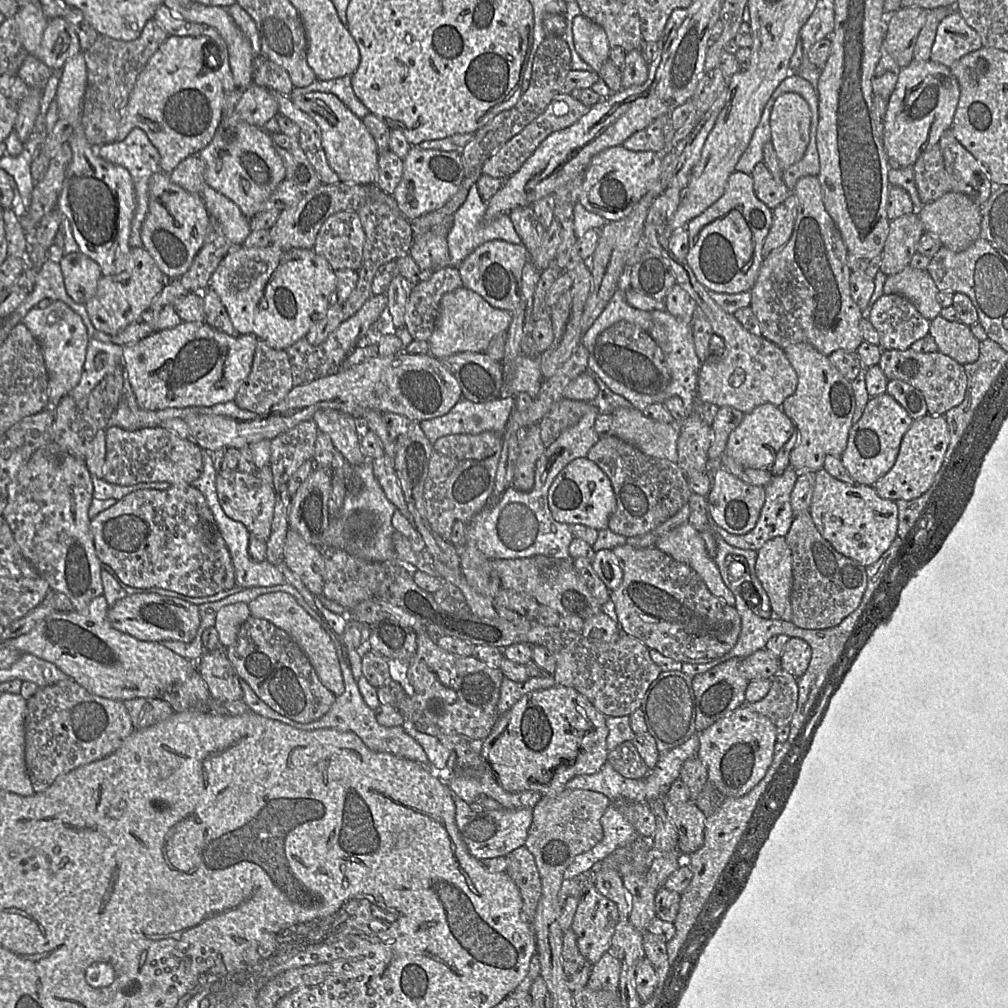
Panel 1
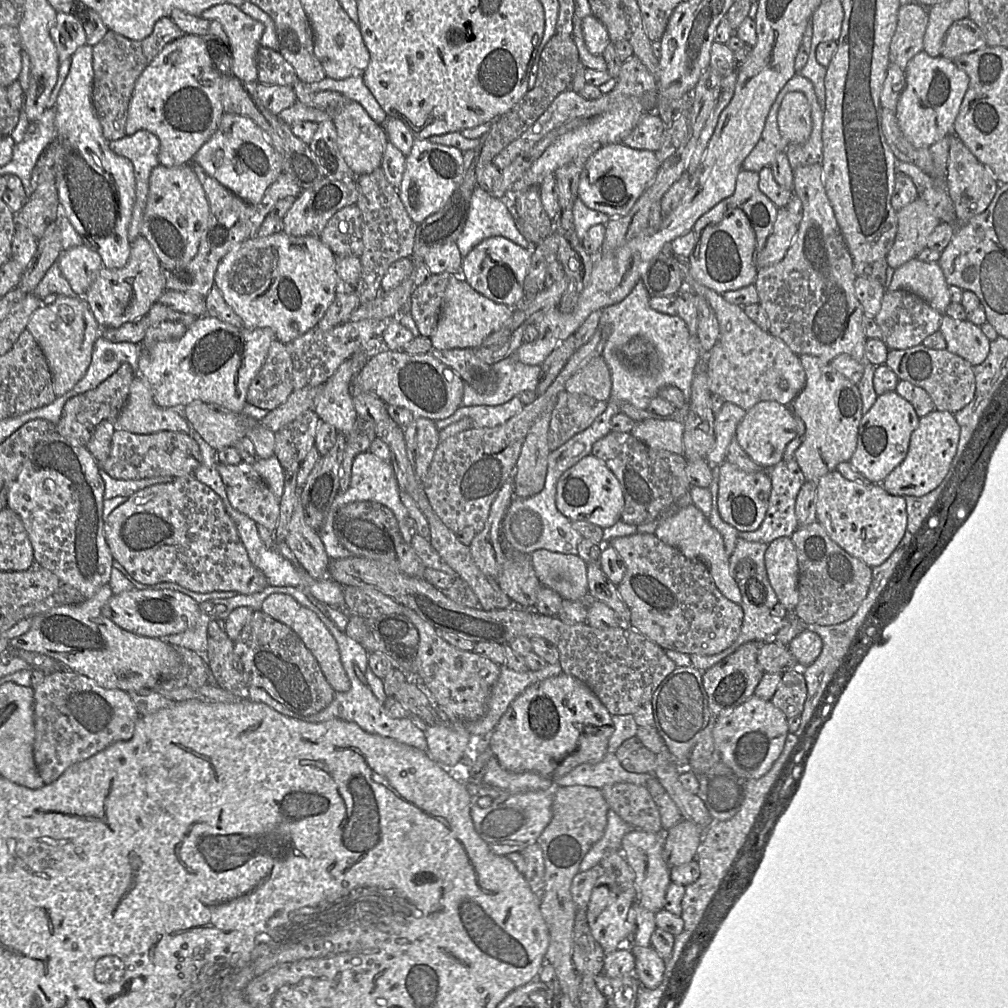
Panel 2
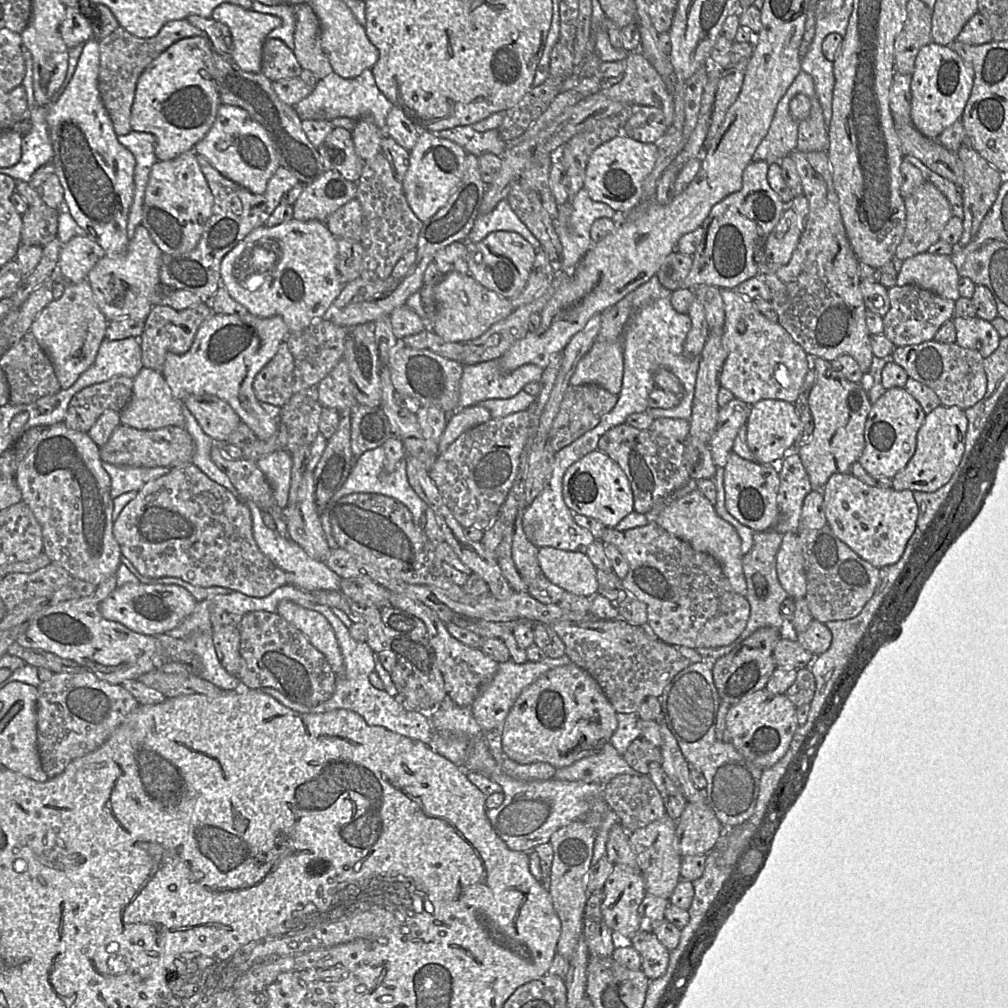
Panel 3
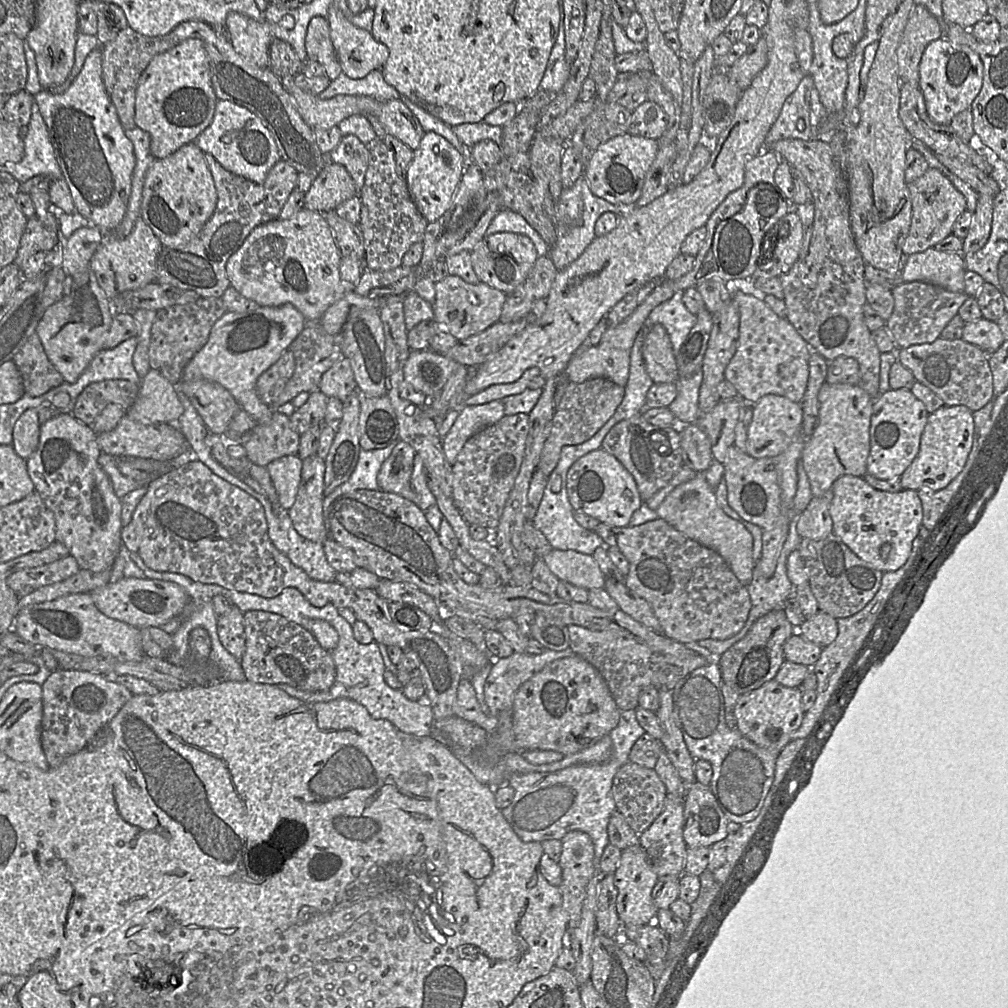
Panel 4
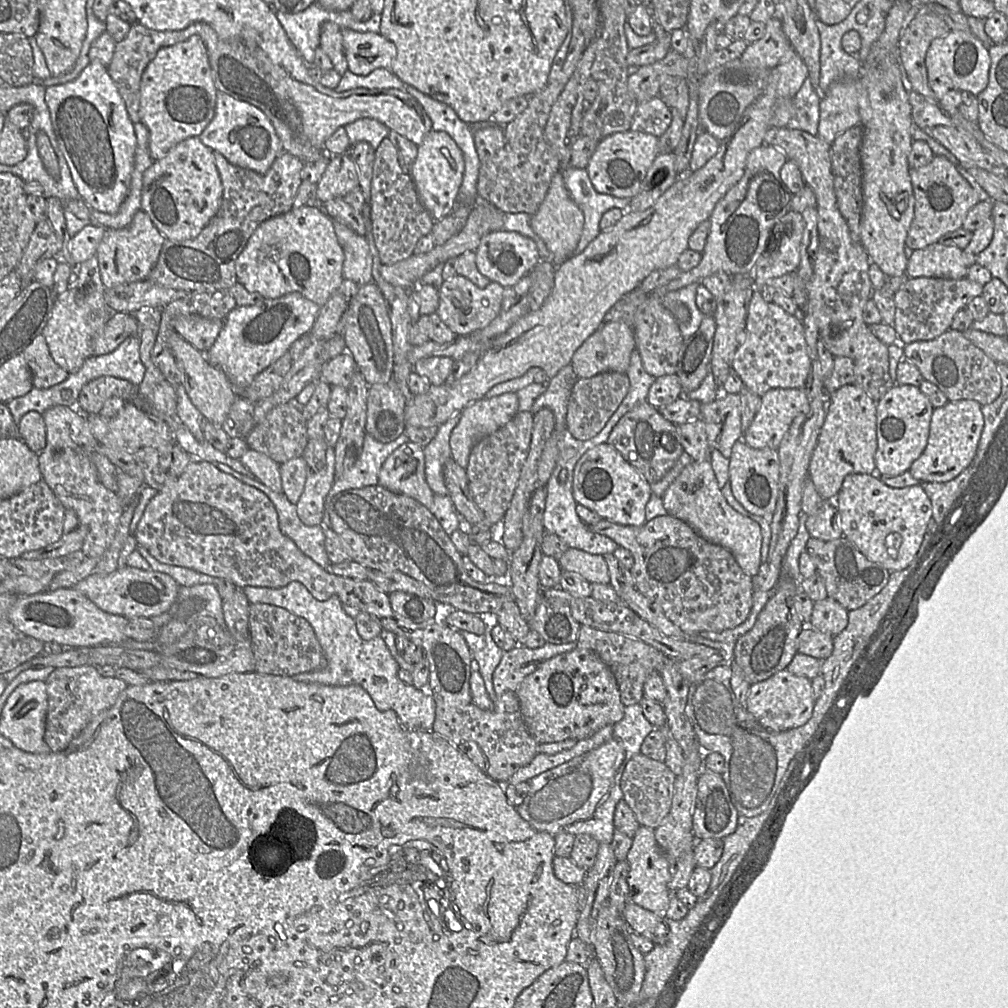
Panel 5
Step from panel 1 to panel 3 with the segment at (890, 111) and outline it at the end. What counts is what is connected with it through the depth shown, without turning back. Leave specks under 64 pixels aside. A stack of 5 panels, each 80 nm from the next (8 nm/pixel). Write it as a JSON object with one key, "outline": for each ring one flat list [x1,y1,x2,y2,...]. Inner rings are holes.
{"outline":[[930,42,919,51,911,75,911,120,925,137,935,140,961,119,974,82,974,70,950,45]]}

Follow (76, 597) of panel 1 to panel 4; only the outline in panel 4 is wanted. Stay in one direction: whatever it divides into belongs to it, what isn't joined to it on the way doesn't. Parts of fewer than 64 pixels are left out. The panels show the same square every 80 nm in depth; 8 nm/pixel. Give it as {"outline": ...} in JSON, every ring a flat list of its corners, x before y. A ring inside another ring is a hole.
{"outline":[[66,413,40,426,39,444,26,459,34,491,54,514,55,540,67,547,80,569,93,572,112,568,121,547,121,499,115,495,108,475,98,463,100,453,91,426]]}

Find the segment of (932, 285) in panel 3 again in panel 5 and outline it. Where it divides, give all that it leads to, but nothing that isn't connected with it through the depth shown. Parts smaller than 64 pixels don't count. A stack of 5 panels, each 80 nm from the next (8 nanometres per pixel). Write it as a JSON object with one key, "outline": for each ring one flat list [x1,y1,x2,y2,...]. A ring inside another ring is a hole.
{"outline":[[937,242,913,252,908,260,906,274,909,278,957,280,967,277,968,268,962,249]]}

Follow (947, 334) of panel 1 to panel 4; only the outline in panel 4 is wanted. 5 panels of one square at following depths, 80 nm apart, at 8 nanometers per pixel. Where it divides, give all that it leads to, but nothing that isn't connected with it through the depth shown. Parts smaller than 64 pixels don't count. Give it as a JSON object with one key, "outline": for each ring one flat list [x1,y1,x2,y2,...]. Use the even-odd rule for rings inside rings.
{"outline":[[984,317,965,322,961,339,978,346,987,353,996,351,1005,340,997,322]]}

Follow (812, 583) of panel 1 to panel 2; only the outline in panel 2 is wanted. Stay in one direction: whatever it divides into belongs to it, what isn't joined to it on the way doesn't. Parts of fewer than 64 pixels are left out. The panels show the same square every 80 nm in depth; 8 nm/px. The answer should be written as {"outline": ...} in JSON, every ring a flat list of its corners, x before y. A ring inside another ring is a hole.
{"outline":[[818,522,799,526,791,535,798,561,799,601,794,614,805,624,835,625,850,619,866,597,872,570,834,542]]}

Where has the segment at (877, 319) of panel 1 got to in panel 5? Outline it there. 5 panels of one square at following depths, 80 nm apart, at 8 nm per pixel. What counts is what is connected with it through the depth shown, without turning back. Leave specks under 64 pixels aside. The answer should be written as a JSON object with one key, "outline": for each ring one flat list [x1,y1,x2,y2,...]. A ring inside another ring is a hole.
{"outline":[[919,277,909,279,895,294,895,319,893,327,899,341,908,345,916,341,930,341,950,329,955,314,966,307,973,298,981,296,984,286,968,277,951,280]]}

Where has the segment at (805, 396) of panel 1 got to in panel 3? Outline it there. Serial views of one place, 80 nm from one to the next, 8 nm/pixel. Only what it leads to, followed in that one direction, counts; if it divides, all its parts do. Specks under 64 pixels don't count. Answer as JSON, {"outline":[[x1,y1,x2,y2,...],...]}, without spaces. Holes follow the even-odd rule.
{"outline":[[812,358,811,367,815,370,815,382,808,401,814,426,809,439,797,448,797,453,809,478,811,490,822,491,833,474,847,474,852,465,858,462,864,449,864,428,871,403,862,385,832,373,829,361]]}

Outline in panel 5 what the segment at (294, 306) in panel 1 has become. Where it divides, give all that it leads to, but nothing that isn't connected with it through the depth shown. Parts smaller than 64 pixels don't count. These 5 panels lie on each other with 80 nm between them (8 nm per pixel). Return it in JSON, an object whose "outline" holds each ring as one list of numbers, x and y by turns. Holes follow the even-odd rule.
{"outline":[[302,206,262,222,249,238,235,263,237,283,249,292,259,293,265,299,279,298,298,292,320,307,343,281,344,251,338,242,333,221,317,207]]}

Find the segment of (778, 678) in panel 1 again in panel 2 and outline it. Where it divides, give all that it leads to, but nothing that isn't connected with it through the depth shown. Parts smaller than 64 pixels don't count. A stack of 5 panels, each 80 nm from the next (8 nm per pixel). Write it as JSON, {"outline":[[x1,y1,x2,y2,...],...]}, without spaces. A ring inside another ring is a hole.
{"outline":[[797,668,782,674,781,681,770,701,787,718,800,715,807,697,803,669]]}

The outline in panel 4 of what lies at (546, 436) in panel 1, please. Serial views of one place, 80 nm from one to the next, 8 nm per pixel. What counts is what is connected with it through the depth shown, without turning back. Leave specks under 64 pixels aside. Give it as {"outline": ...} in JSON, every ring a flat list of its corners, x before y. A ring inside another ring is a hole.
{"outline":[[594,378,583,383,567,383,563,397,556,407,548,438,545,441,538,469,547,478,555,469,564,446,578,445,592,438,611,418,623,400,625,386,606,378]]}

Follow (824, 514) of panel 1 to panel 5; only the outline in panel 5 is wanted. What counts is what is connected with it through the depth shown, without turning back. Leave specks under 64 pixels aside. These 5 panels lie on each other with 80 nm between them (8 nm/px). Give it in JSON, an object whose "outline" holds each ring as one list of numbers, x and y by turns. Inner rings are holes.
{"outline":[[878,473,847,475,833,501,843,537,867,559,889,572,900,571,913,561,932,518,931,501,921,484,891,488,881,481]]}

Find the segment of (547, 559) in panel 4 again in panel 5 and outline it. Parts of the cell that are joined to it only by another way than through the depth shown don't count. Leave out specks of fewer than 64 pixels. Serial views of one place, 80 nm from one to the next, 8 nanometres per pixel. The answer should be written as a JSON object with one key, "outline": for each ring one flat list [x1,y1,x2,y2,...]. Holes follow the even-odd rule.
{"outline":[[569,548,559,559,561,570,576,572,589,583,609,583,609,571,603,555]]}

